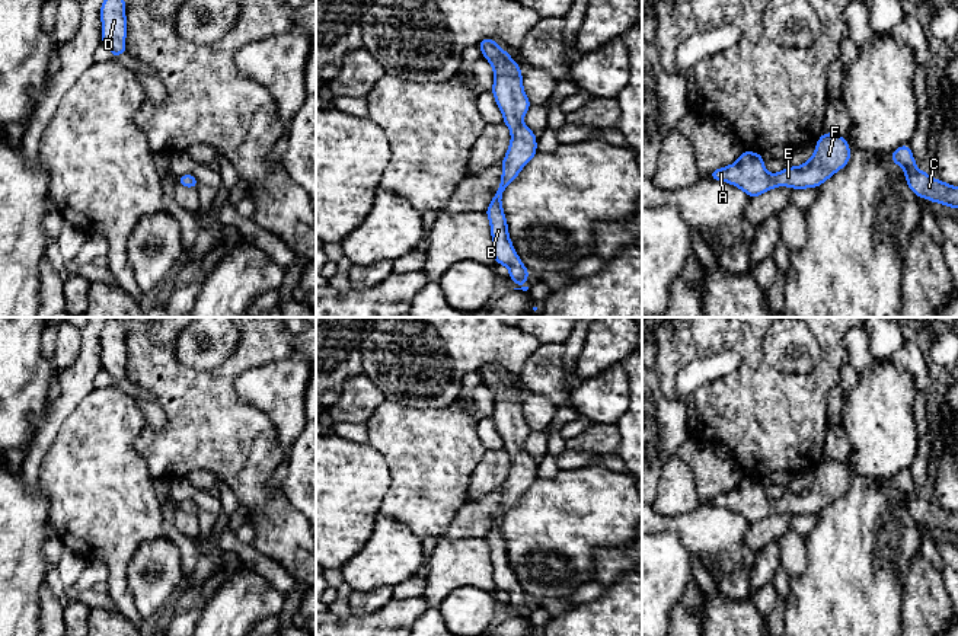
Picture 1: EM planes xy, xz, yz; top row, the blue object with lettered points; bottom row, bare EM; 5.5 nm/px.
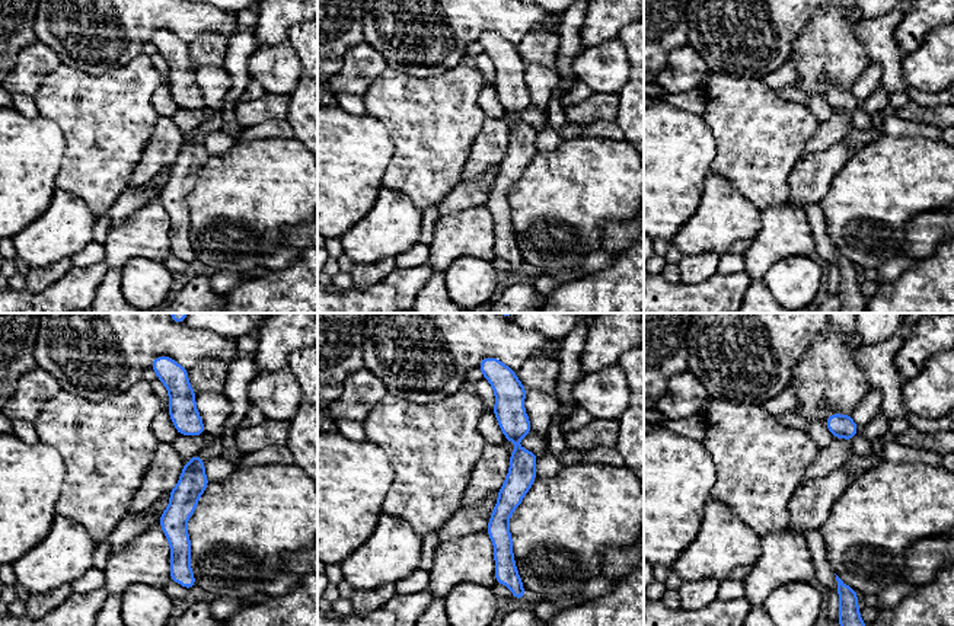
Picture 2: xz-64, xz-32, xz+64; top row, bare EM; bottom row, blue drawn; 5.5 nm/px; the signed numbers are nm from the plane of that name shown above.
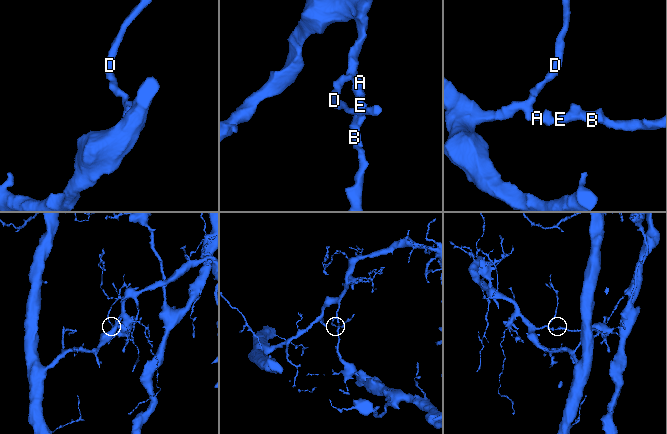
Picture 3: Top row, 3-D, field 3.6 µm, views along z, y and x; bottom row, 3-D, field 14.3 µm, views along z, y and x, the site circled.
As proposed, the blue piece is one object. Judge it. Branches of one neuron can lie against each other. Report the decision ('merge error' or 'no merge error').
no merge error

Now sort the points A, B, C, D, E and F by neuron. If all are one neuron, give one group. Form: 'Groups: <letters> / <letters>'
Groups: A B C D E F

